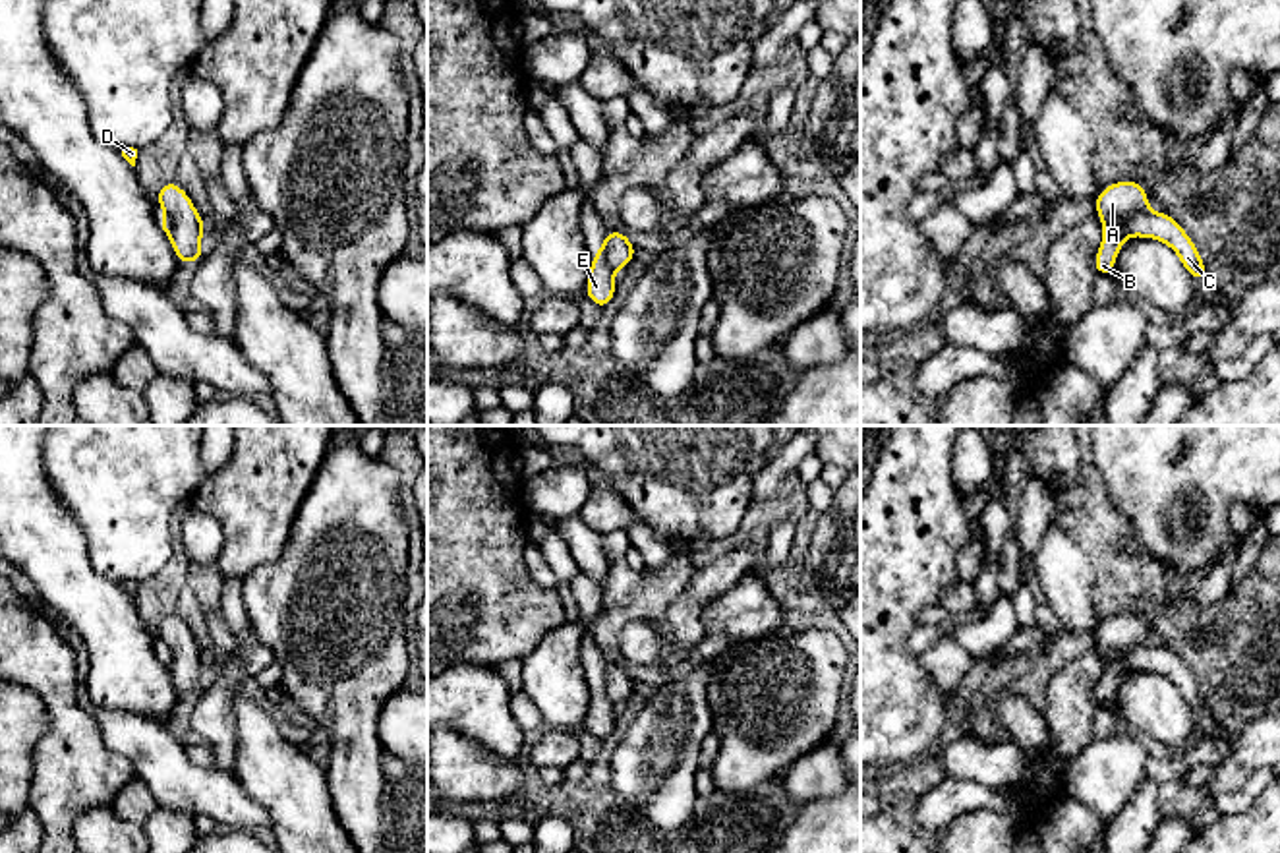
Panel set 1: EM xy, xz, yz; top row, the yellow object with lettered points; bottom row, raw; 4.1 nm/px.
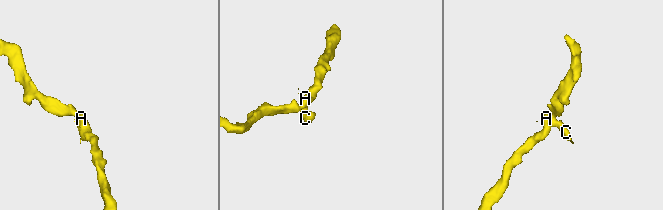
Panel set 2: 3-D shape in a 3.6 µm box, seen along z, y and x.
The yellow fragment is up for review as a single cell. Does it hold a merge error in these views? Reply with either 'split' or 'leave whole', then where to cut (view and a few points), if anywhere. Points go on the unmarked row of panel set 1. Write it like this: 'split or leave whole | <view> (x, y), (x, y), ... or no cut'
split | yz (1145, 641), (1124, 658), (1126, 668)

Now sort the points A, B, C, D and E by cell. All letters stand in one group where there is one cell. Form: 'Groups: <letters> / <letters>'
Groups: A B D / C E

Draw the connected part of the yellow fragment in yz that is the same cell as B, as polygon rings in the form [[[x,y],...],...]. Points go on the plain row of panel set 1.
[[[1133,613],[1106,619],[1092,634],[1102,652],[1102,677],[1094,689],[1094,708],[1114,708],[1116,691],[1127,673],[1123,658],[1149,638],[1147,623]]]

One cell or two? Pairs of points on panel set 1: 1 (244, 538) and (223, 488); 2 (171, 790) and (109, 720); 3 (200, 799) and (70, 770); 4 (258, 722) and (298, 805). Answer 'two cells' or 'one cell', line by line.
1: one cell
2: one cell
3: two cells
4: one cell

